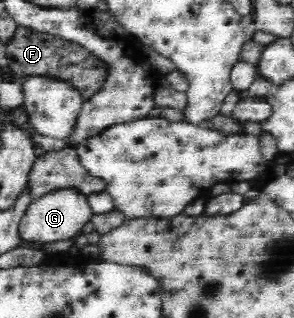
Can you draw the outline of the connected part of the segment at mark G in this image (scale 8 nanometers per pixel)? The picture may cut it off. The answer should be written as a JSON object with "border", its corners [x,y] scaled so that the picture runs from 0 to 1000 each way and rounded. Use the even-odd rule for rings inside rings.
{"border":[[[255,591],[180,597],[112,629],[61,714],[68,752],[119,764],[180,764],[269,745],[289,701],[320,679],[293,613]]]}

